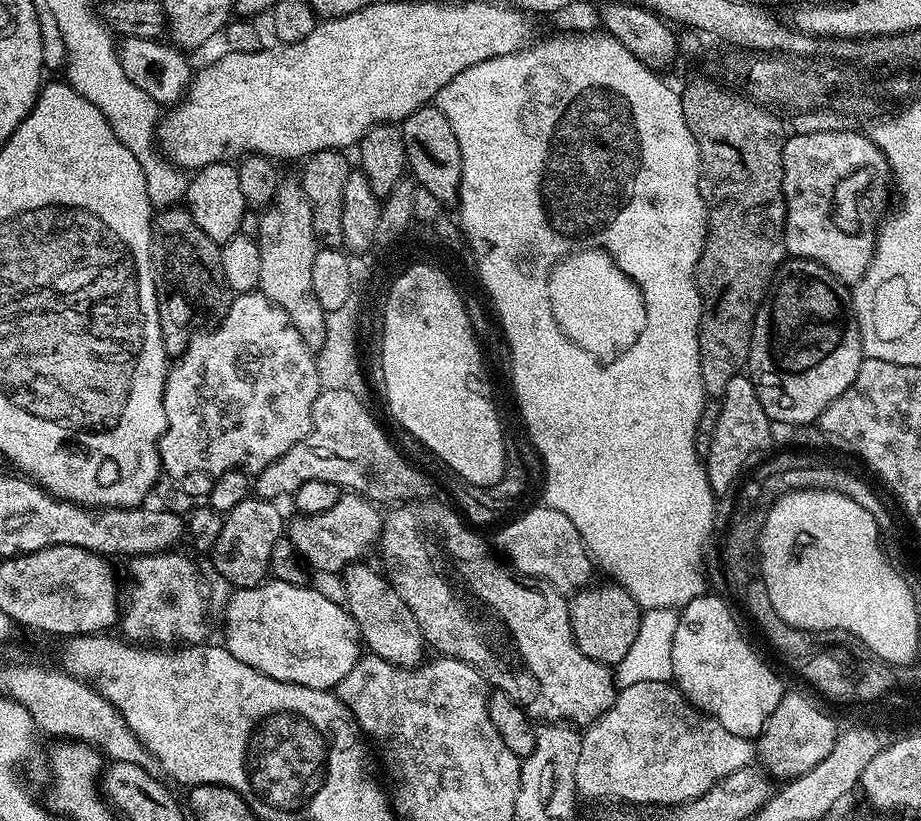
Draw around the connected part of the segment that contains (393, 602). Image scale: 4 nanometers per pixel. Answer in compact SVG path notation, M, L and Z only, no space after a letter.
M357 562L346 567L342 574L344 582L344 601L348 613L360 631L363 647L369 653L382 658L400 668L415 668L425 659L426 645L420 633L414 614L410 614L410 606L402 602L399 594L379 571L367 568L367 563Z

